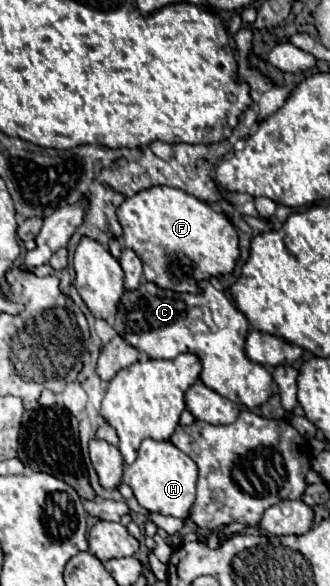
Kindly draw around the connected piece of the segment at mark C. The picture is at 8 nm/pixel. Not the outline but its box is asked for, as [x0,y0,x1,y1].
[112,280,274,410]

